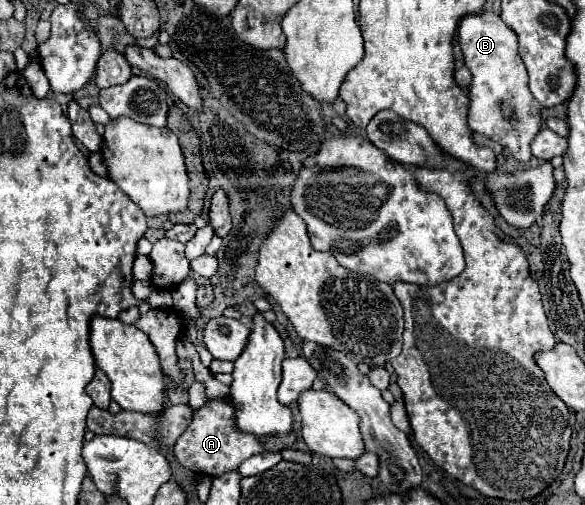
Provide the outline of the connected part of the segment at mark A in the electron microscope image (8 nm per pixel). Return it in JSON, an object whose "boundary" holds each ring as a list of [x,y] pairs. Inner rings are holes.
{"boundary":[[[219,397],[219,399],[207,399],[207,403],[193,413],[193,421],[187,427],[187,431],[181,435],[181,439],[175,443],[173,453],[177,463],[193,471],[195,475],[219,477],[223,473],[237,471],[243,459],[249,459],[251,455],[261,455],[267,451],[283,451],[293,447],[295,441],[297,441],[295,431],[273,437],[259,437],[239,431],[235,421],[235,405],[231,403],[229,397]]]}

